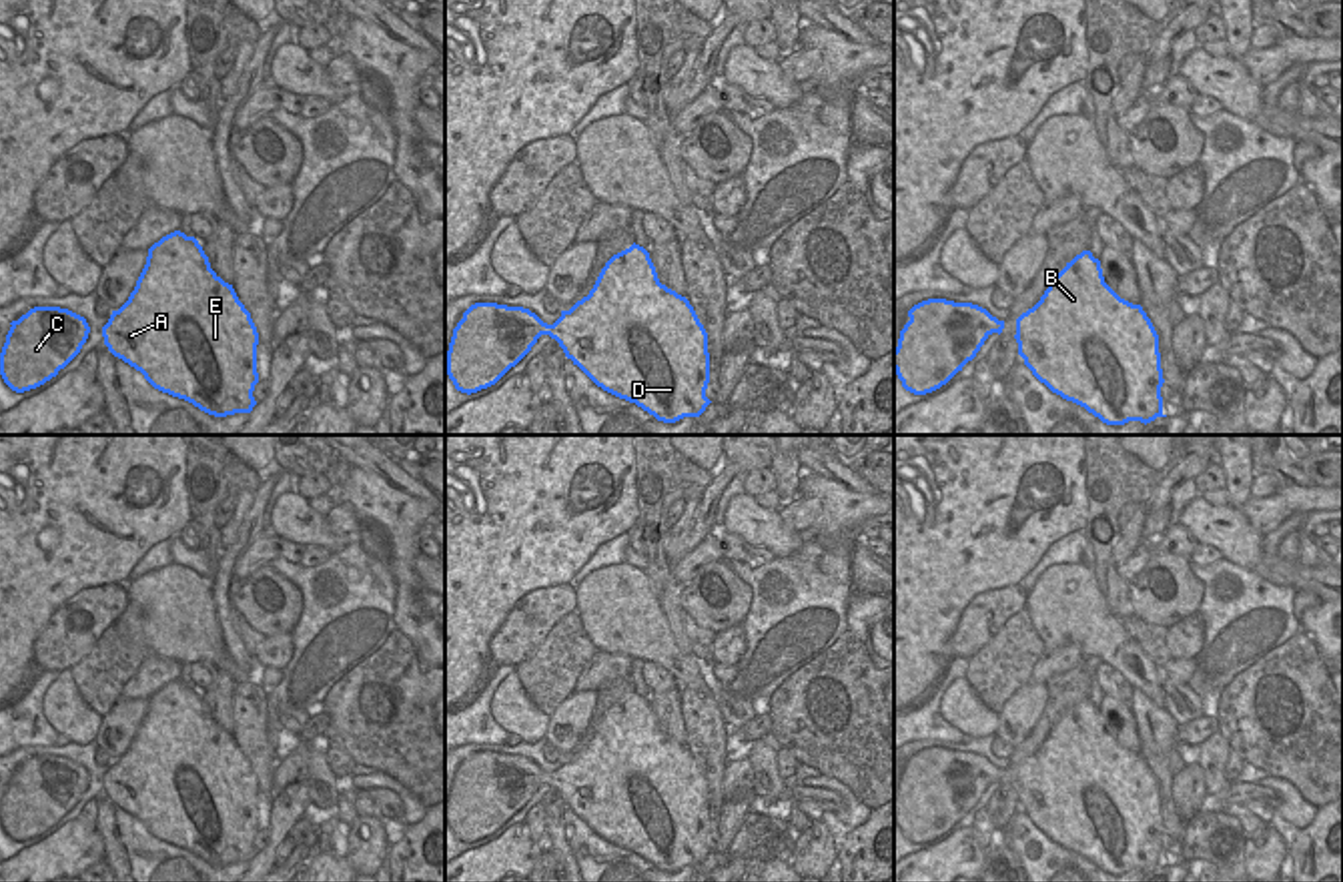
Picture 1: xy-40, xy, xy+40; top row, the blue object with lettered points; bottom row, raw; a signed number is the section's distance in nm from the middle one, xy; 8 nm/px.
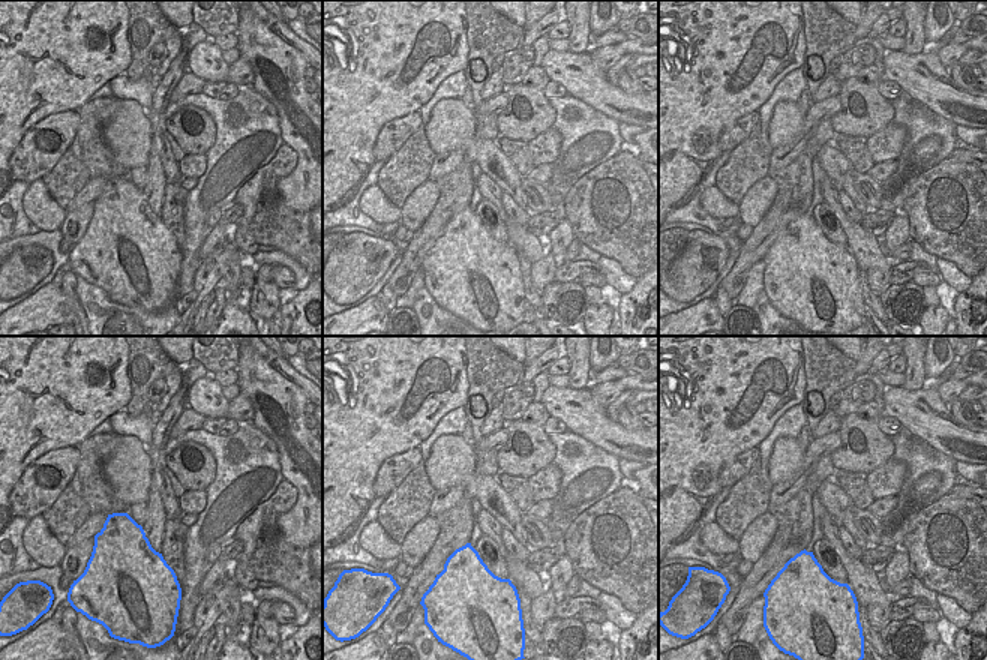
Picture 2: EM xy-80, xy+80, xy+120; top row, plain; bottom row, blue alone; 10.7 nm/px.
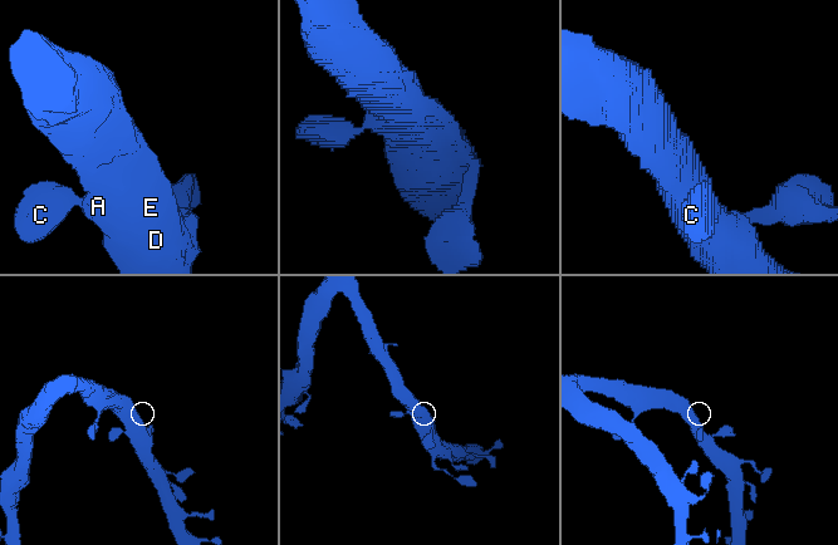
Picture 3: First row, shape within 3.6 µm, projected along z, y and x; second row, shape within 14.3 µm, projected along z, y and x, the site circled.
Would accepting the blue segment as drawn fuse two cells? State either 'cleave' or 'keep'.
keep

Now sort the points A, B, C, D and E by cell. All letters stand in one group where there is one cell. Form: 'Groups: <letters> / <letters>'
Groups: A B C D E.

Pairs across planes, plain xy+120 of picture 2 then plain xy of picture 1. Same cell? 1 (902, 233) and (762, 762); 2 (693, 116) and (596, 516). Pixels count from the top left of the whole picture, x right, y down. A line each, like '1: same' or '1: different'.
1: same
2: same

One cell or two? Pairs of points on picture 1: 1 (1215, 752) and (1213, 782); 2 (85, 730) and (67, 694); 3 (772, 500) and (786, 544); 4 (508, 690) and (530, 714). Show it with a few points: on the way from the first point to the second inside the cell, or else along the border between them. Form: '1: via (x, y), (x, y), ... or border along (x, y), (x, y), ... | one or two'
1: via (1215, 760), (1215, 774) | one
2: via (77, 722), (67, 712), (67, 702) | one
3: border along (752, 498), (776, 510) | two
4: via (512, 696), (524, 708) | one

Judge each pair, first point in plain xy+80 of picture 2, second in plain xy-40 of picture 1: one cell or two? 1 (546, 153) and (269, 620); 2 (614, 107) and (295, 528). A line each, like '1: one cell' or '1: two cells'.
1: two cells
2: one cell

